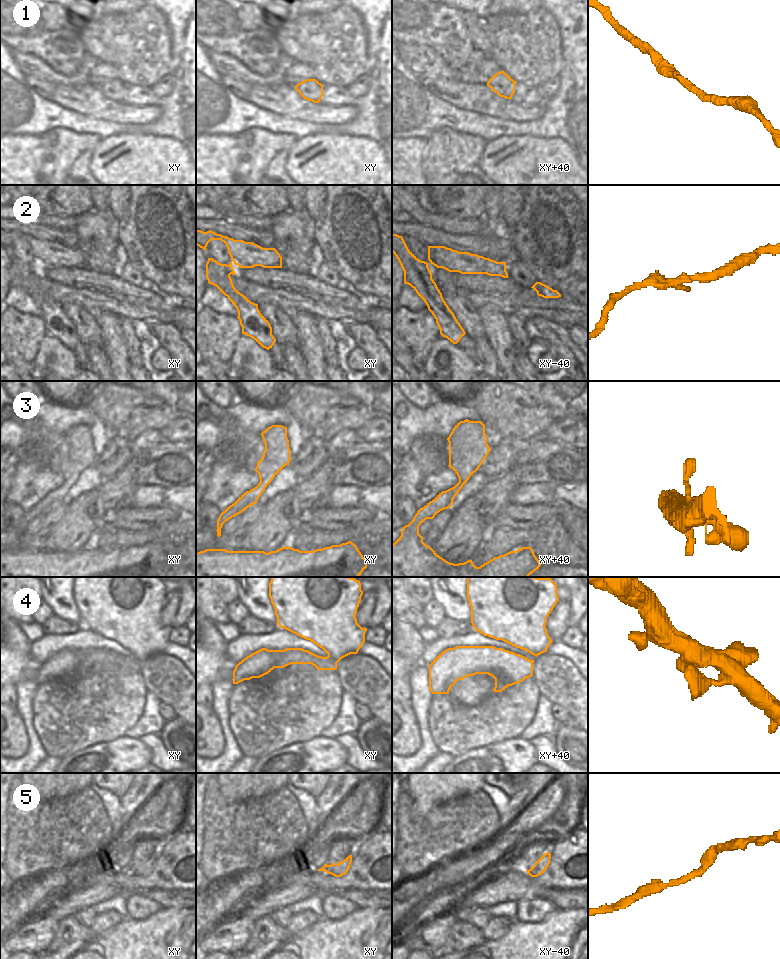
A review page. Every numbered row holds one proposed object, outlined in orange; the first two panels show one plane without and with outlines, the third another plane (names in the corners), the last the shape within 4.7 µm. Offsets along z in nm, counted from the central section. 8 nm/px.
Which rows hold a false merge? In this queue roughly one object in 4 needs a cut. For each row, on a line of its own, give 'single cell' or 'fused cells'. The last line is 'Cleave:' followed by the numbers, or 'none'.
1: single cell
2: fused cells
3: single cell
4: single cell
5: single cell
Cleave: 2

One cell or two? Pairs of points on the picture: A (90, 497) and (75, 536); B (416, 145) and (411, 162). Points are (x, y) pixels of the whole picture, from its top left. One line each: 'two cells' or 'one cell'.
A: one cell
B: one cell

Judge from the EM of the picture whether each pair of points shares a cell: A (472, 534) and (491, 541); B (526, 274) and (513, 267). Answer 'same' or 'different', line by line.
A: different
B: same

